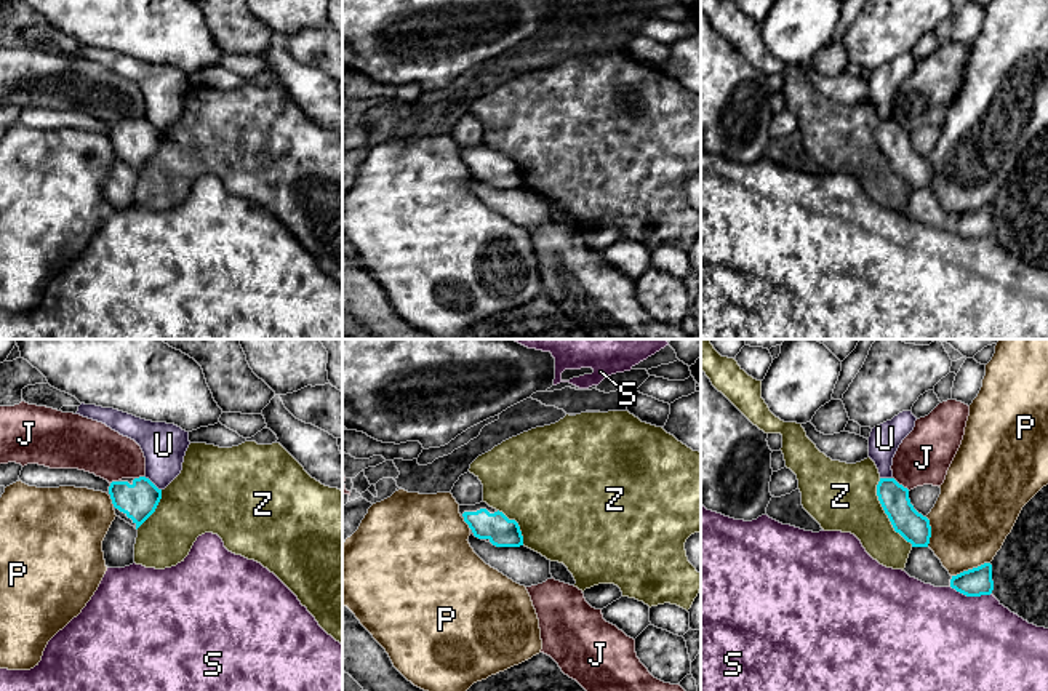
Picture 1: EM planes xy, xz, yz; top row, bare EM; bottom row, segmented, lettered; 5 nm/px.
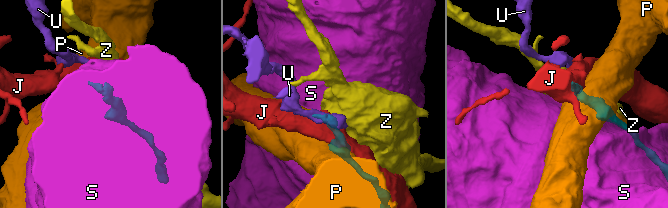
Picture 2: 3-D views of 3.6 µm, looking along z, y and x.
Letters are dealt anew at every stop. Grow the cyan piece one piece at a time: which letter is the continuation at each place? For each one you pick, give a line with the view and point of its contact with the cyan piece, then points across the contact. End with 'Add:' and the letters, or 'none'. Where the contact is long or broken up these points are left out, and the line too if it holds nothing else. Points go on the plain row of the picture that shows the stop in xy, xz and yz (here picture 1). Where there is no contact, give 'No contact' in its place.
Add: none

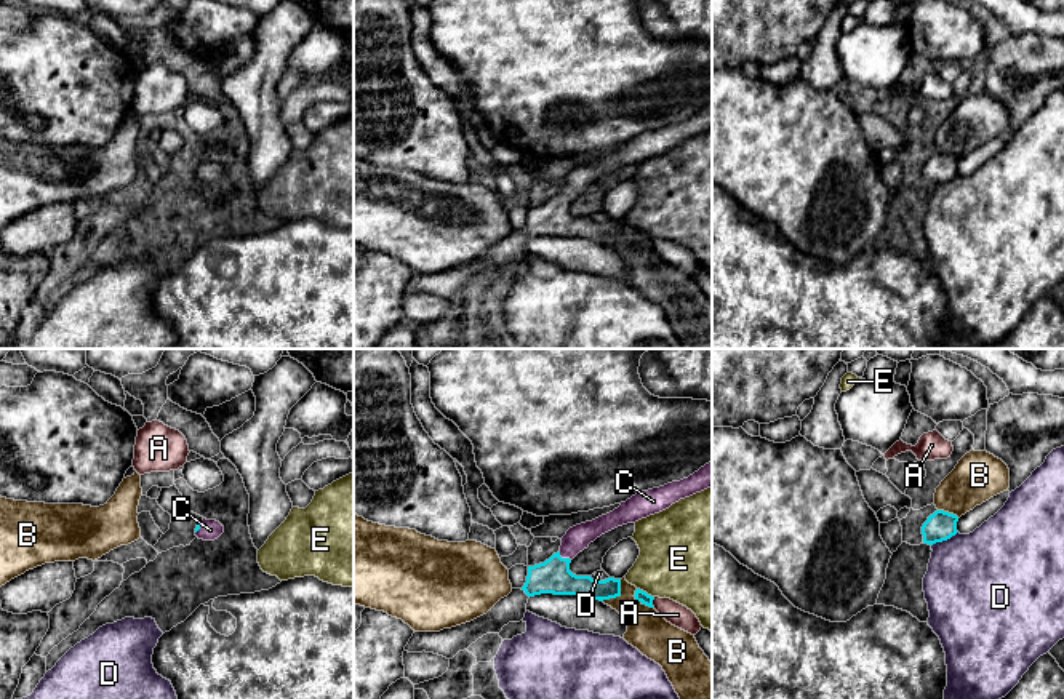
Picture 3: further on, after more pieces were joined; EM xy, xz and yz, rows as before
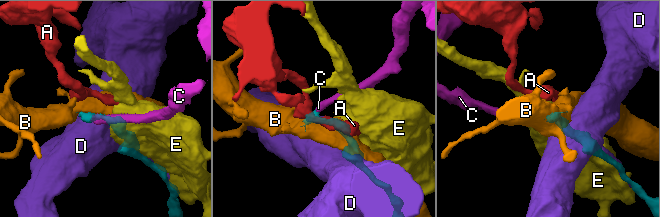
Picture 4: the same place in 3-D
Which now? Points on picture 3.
C: Touches cyan at xz (564, 200). Path across: xz (552, 218), (564, 200), (578, 179)
Add: C

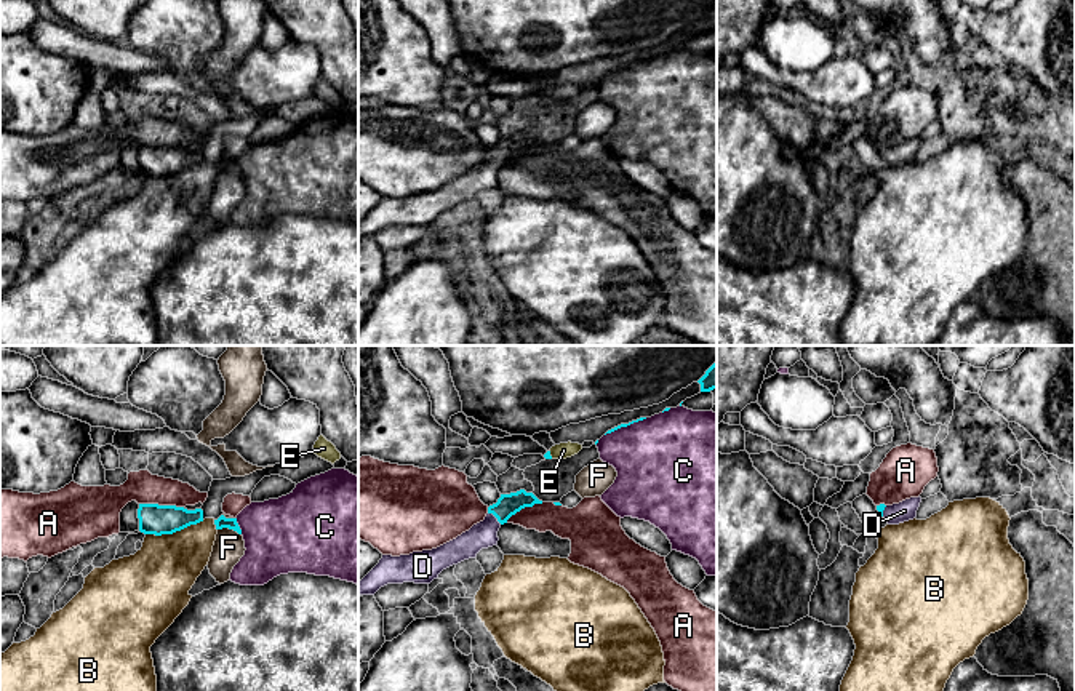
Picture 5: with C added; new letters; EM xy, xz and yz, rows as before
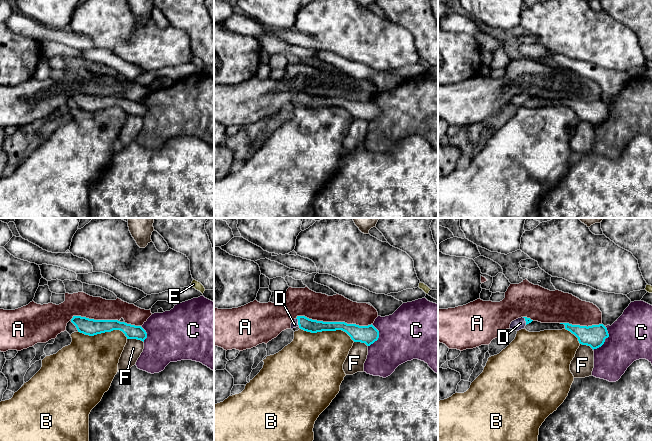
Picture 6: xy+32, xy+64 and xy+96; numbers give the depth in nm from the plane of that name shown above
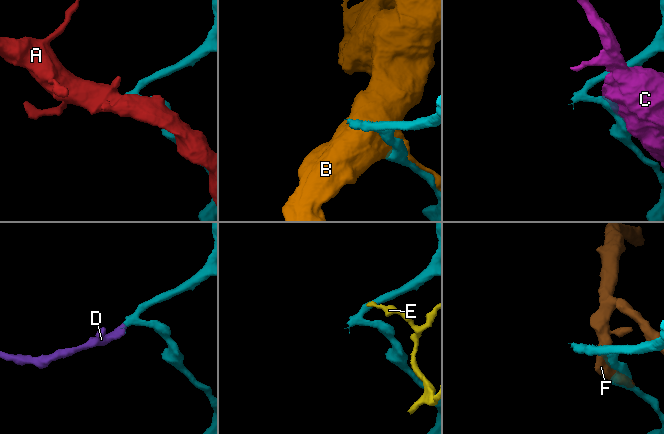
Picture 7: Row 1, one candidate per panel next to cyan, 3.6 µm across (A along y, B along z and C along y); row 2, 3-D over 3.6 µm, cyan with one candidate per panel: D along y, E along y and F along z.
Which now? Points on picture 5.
D: Touches cyan at xz (495, 157). Path across: xz (507, 146), (495, 157), (483, 176)
Add: D

